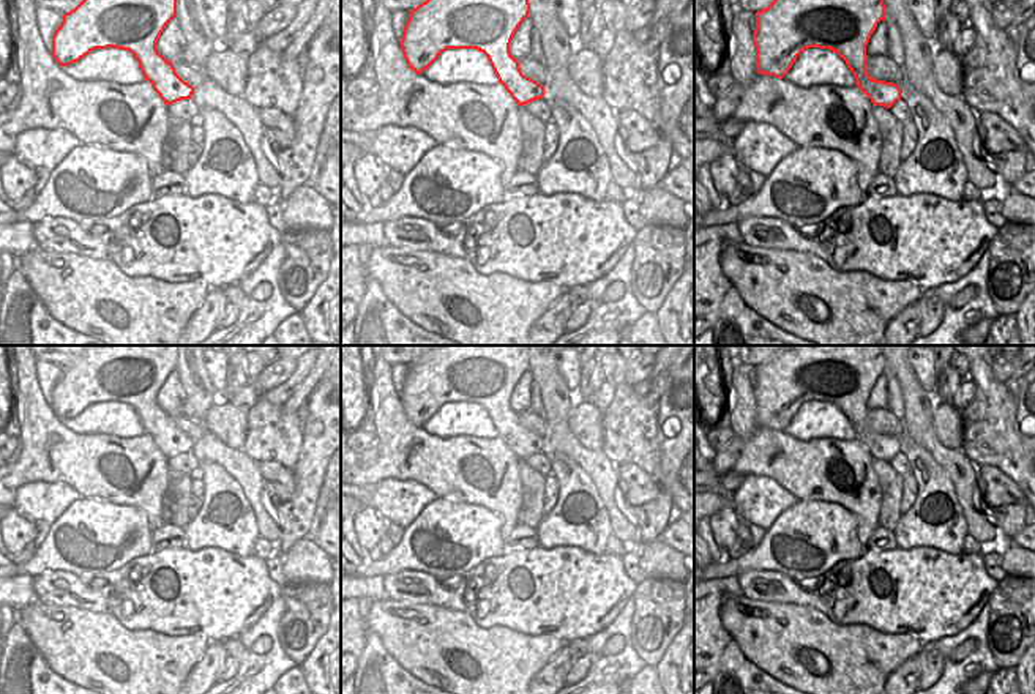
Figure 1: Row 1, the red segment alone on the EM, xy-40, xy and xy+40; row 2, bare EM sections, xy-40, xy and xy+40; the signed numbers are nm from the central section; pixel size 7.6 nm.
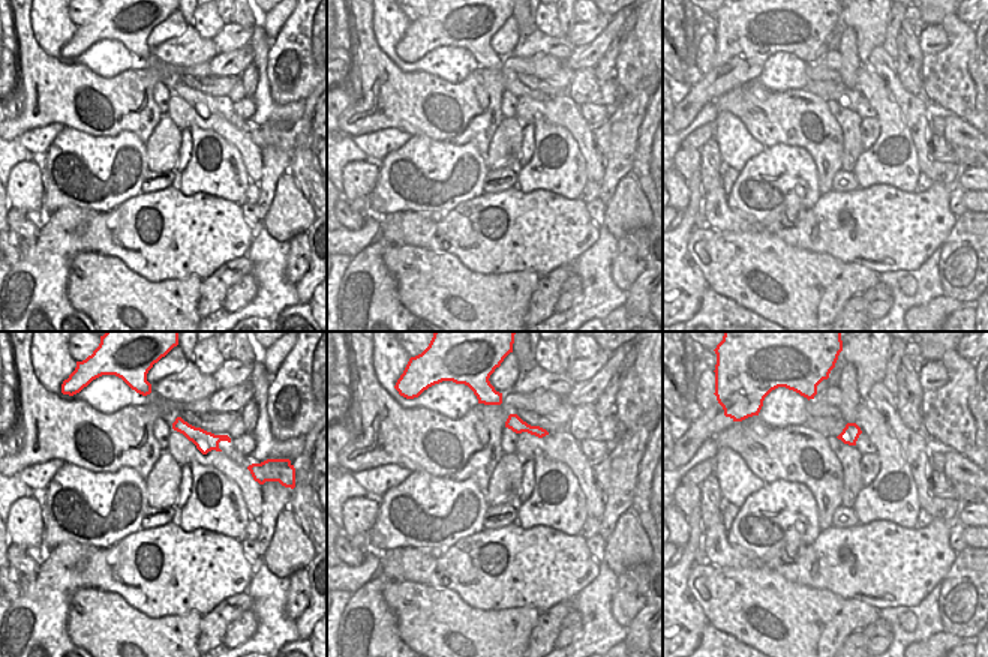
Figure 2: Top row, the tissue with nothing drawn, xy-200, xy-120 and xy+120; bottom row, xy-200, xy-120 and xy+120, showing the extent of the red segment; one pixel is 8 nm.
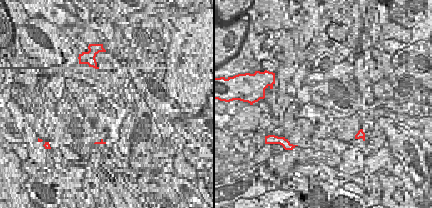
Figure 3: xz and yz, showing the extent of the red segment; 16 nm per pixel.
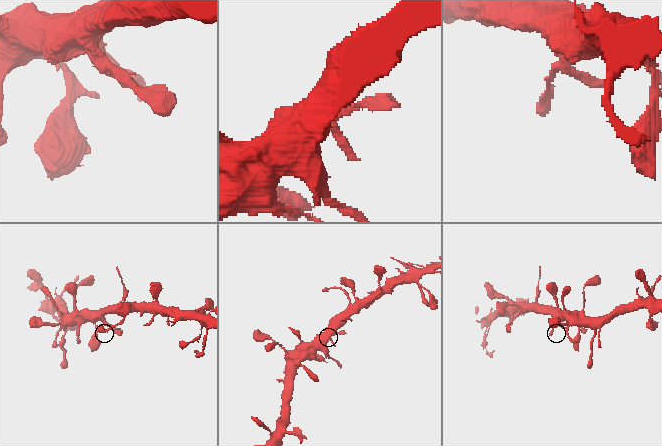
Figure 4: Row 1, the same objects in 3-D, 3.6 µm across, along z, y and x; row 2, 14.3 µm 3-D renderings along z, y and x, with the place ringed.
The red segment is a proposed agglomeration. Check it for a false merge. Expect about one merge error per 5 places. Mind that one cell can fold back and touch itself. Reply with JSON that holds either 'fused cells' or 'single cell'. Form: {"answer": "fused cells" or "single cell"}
{"answer": "single cell"}

